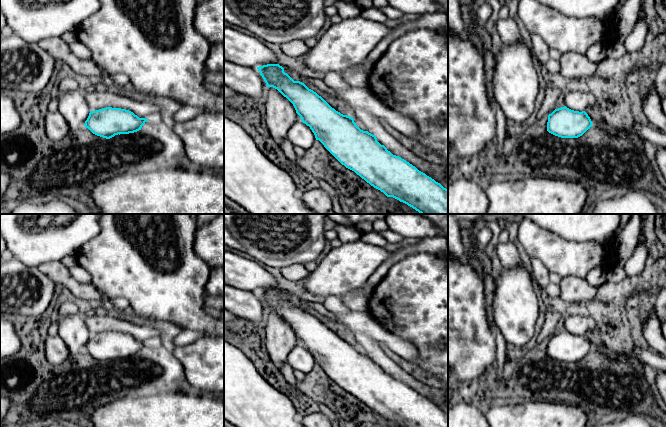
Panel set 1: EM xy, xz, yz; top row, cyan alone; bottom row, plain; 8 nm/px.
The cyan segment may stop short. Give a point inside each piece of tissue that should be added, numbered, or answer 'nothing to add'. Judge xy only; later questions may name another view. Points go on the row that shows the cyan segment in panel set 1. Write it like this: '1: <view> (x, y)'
nothing to add

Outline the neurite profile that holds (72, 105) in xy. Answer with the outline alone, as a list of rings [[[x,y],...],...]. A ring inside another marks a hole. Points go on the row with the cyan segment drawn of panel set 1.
[[[82,89],[74,91],[56,91],[58,111],[66,119],[70,132],[76,132],[83,127],[90,110],[85,100],[85,92]]]

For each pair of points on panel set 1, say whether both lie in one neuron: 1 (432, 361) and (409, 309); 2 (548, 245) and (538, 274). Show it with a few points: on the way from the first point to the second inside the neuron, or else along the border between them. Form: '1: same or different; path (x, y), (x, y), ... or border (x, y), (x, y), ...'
1: same; path (432, 348), (432, 332), (422, 322)
2: different; border (531, 257), (537, 258), (549, 273)

